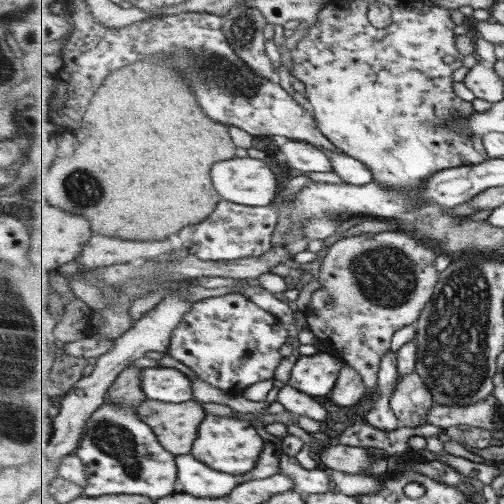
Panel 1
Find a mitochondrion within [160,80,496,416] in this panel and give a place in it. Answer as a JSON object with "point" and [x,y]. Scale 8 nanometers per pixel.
{"point":[454,357]}

